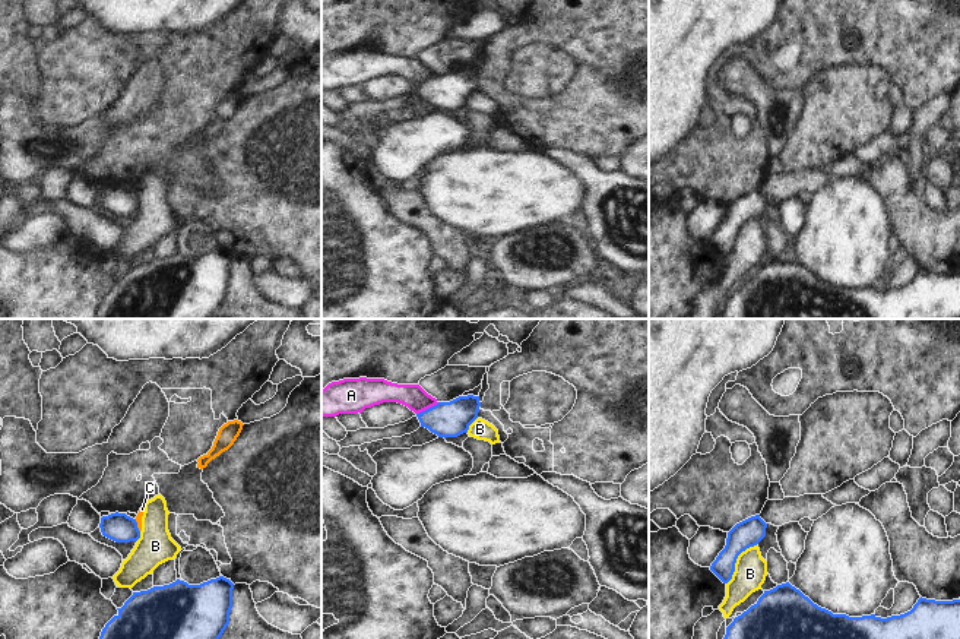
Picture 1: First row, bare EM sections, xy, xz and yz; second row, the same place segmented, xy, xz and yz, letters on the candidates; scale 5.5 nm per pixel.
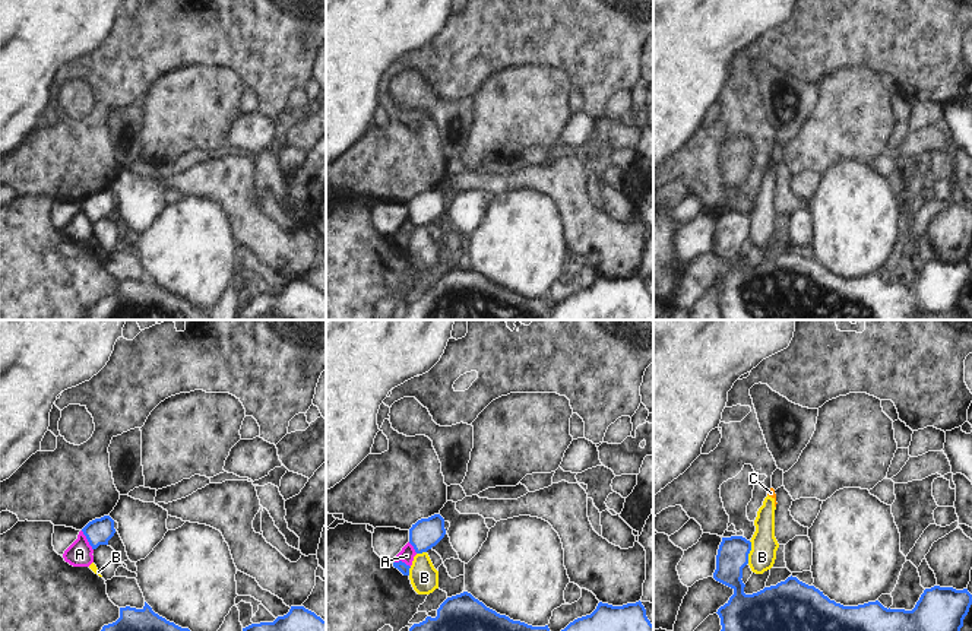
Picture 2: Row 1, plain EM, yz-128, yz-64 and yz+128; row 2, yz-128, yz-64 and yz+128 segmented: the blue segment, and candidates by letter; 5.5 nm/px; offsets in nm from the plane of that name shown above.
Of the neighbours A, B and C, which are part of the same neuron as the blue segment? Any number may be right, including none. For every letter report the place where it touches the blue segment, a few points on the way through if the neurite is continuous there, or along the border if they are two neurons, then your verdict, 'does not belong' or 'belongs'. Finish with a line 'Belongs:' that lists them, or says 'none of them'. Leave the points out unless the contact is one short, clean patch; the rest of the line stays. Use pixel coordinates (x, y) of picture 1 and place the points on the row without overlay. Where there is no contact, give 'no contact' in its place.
A: contact xz (428, 81); border xz (439, 75), (417, 87); does not belong
B: contact yz (735, 234); border yz (756, 217), (738, 228), (732, 250), (726, 256); does not belong
C: contact xy (136, 198); border xy (135, 192), (139, 203); does not belong
Belongs: none of them

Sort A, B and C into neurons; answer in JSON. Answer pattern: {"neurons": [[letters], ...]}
{"neurons": [["A"], ["B", "C"]]}

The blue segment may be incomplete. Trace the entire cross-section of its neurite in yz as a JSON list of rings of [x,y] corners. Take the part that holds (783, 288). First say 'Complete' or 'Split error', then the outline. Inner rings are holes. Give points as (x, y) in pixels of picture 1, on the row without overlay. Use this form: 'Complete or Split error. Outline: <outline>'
Complete. Outline: [[[789,254],[758,271],[726,300],[722,319],[960,319],[960,272],[919,271],[913,281],[887,291],[849,290],[818,279]]]

